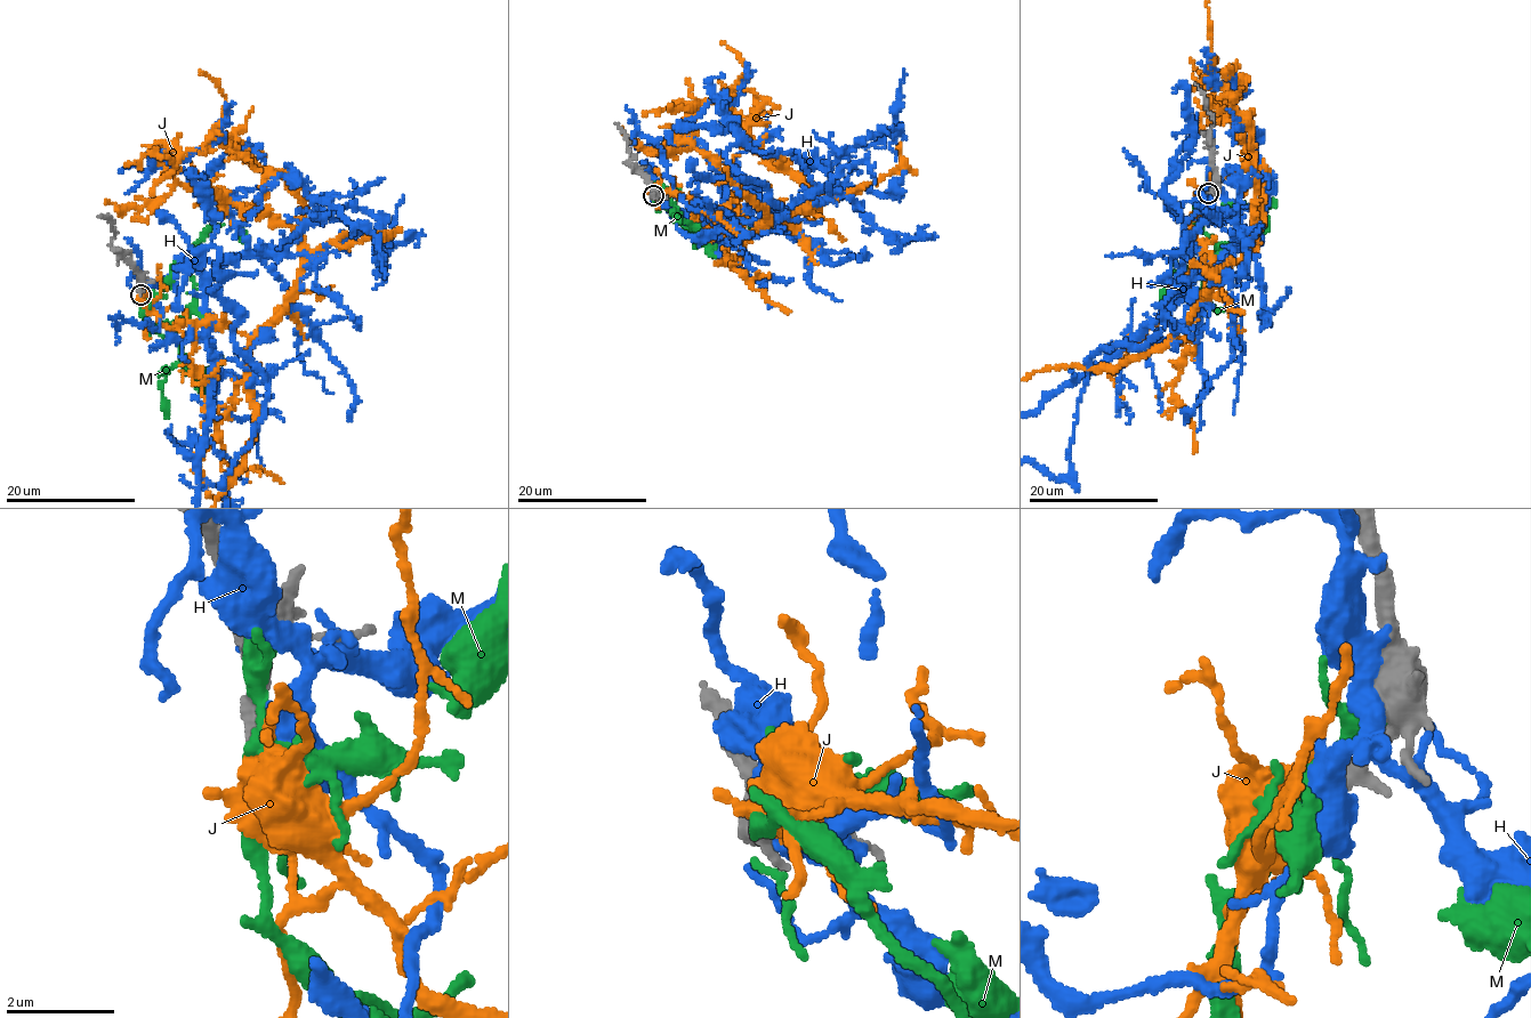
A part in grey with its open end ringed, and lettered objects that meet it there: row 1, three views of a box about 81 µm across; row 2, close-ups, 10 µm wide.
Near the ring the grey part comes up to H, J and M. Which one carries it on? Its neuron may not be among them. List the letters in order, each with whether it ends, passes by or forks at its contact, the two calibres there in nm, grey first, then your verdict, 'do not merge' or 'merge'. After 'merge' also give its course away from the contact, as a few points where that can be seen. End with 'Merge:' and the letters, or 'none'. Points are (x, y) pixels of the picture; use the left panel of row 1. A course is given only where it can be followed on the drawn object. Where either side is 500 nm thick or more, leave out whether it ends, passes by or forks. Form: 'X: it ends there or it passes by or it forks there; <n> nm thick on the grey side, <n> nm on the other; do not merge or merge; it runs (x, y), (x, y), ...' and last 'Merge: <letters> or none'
H: 340 nm thick on the grey side, 500 nm on the other; do not merge
J: it forks there; 360 nm thick on the grey side, 360 nm on the other; merge; it runs (139, 293), (166, 325), (257, 334), (303, 260), (300, 196), (244, 151), (207, 140), (224, 95), (198, 70)
M: it forks there; 320 nm thick on the grey side, 130 nm on the other; do not merge
Merge: J

